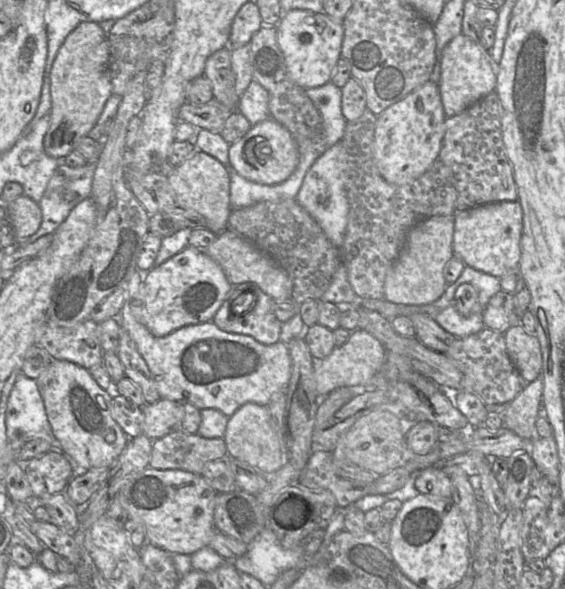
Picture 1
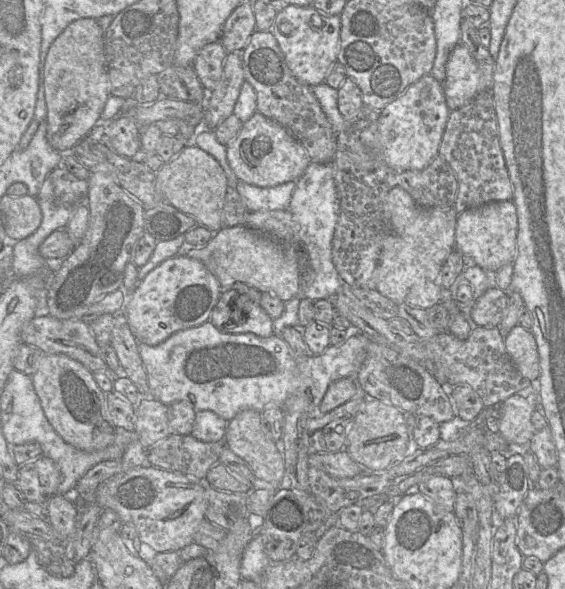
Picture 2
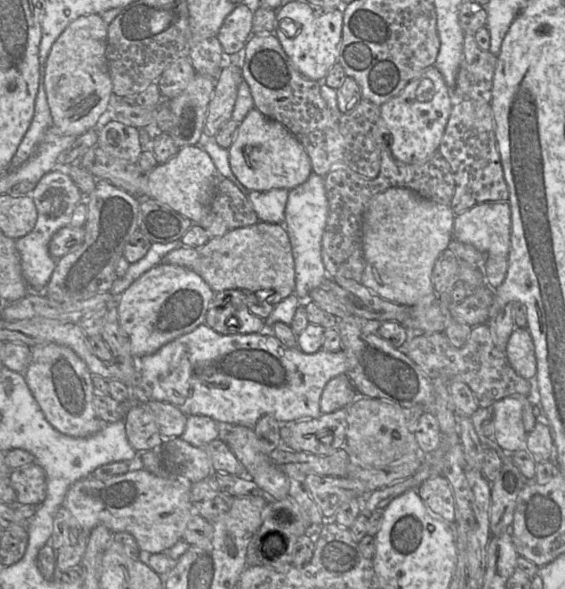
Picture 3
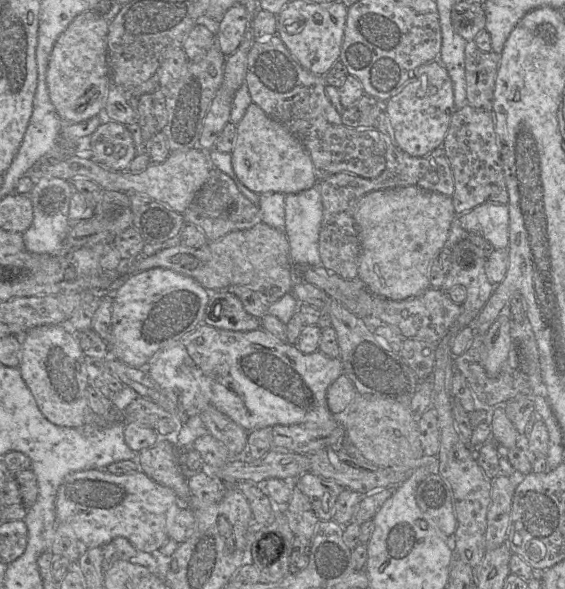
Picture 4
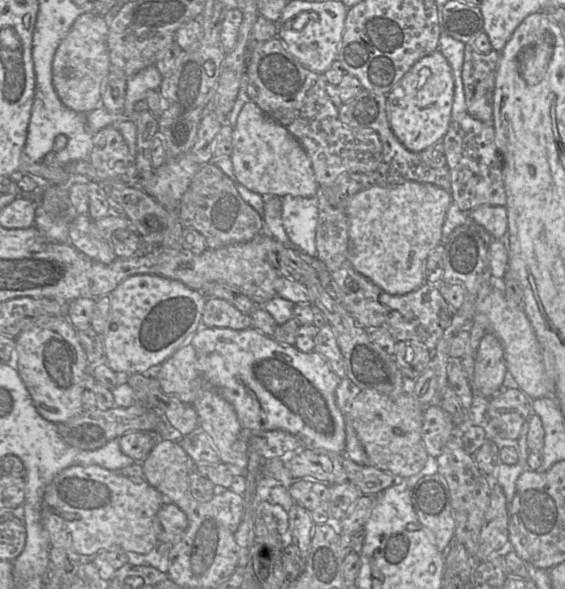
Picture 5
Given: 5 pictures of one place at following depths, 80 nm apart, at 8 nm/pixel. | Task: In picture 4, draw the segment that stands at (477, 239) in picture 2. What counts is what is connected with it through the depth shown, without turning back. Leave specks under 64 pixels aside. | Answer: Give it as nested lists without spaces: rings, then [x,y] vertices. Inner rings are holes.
[[[483,203],[459,216],[456,215],[456,219],[465,231],[481,234],[494,249],[508,250],[508,204]]]

